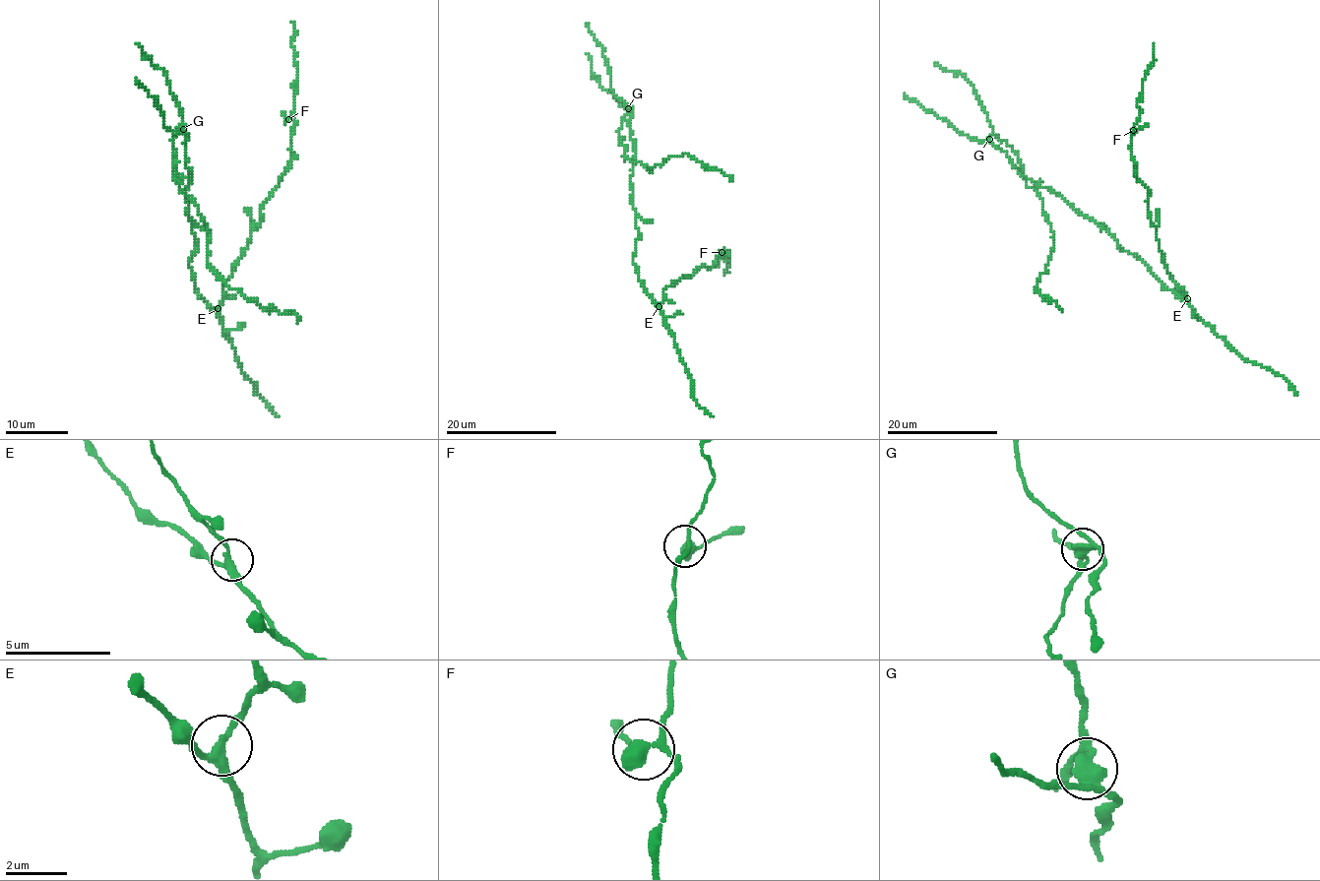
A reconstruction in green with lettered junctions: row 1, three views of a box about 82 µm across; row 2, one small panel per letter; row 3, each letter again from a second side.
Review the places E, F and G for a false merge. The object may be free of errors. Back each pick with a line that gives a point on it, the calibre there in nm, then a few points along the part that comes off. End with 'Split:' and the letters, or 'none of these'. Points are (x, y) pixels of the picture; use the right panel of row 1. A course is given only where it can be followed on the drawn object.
G: Place: (989, 139). Thickness 300 nm. Course of the part to remove: (989, 138), (995, 135), (1012, 148), (1021, 164), (1026, 185), (1043, 201), (1054, 246), (1035, 290), (1063, 311)
Split: G

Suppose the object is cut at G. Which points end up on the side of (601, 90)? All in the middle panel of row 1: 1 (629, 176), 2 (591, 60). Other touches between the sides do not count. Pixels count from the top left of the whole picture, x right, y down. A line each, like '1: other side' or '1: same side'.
1: other side
2: same side

